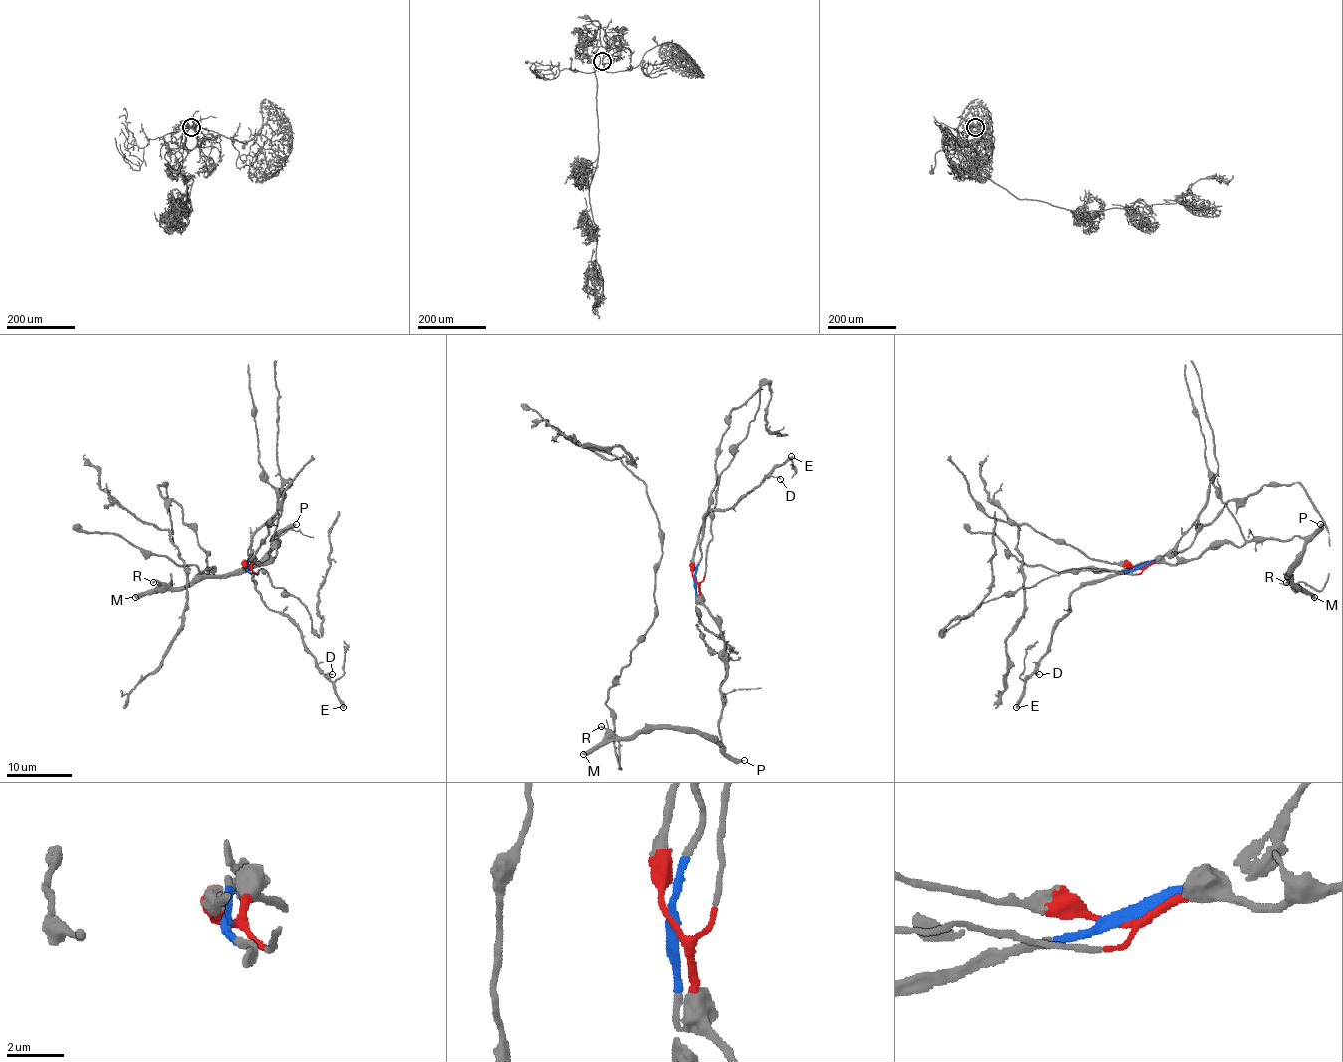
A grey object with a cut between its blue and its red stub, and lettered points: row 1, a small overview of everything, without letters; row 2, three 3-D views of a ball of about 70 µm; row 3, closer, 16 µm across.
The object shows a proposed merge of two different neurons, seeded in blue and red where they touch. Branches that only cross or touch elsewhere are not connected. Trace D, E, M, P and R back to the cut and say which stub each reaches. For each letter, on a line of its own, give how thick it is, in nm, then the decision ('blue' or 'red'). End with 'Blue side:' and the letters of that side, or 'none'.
D: 130 nm thick; blue
E: 300 nm thick; blue
M: 500 nm thick; red
P: 360 nm thick; red
R: 200 nm thick; red
Blue side: D, E

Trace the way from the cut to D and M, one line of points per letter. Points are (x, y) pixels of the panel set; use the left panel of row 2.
D: (247, 568), (253, 574), (261, 601), (270, 609), (283, 612), (298, 629), (304, 648), (317, 666), (332, 675)
M: (247, 568), (276, 554), (273, 536), (260, 559), (235, 571), (135, 597)

